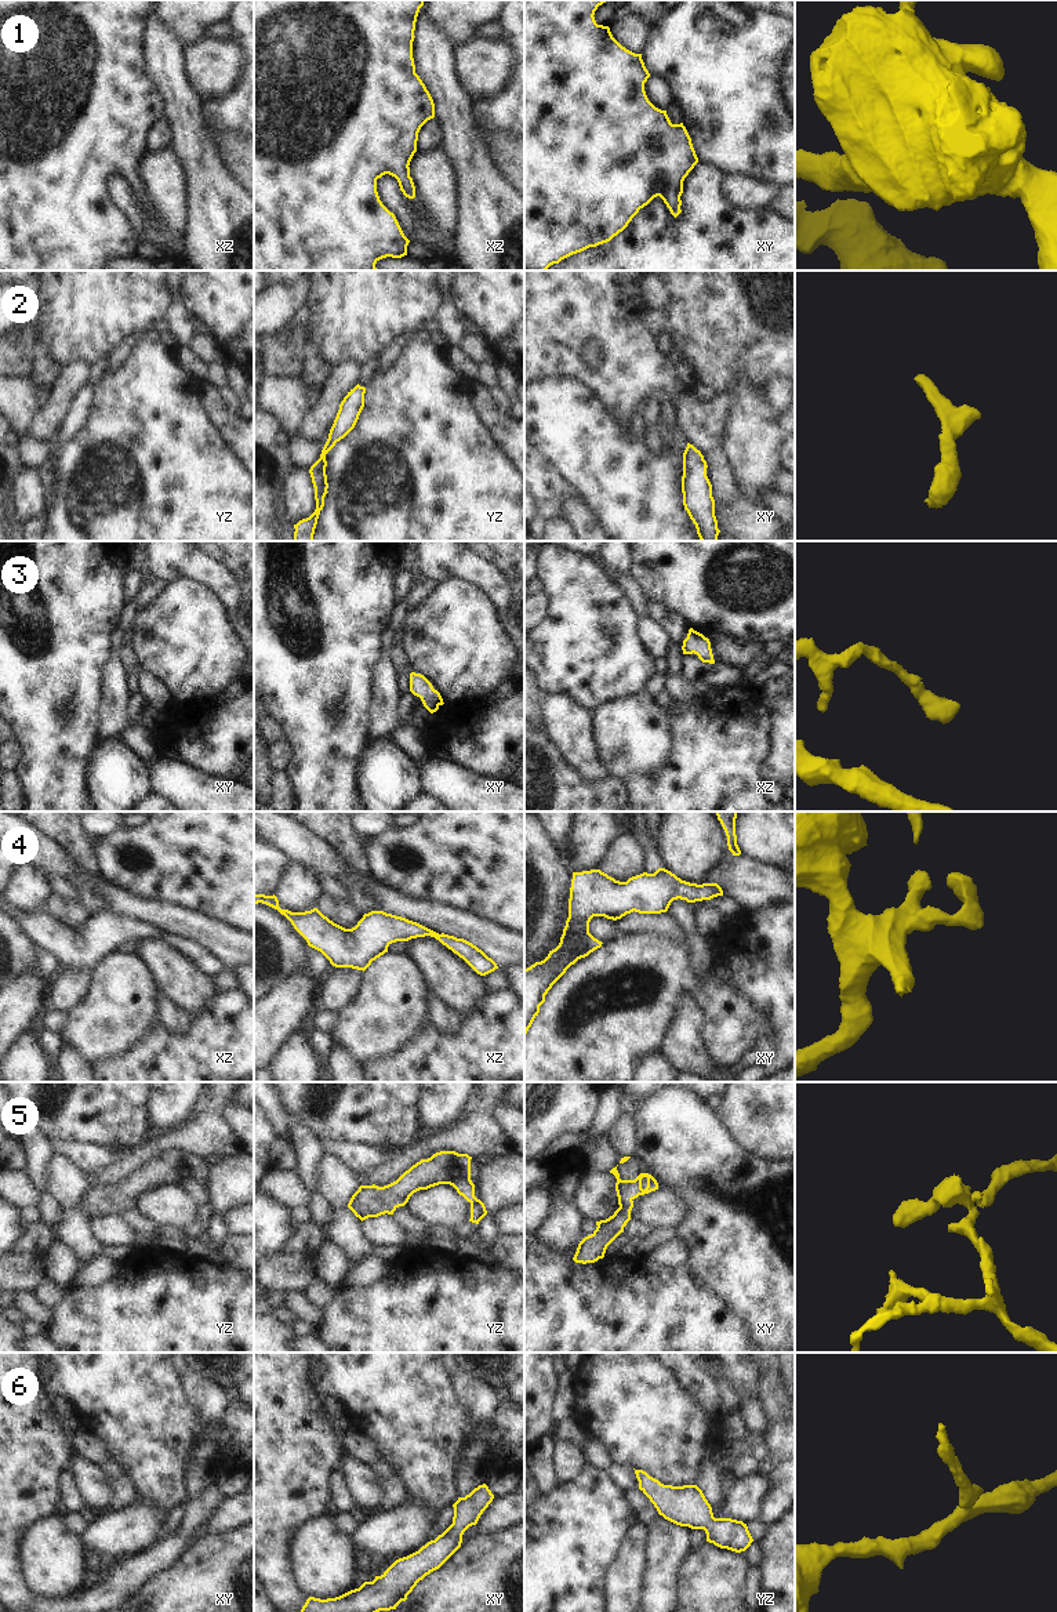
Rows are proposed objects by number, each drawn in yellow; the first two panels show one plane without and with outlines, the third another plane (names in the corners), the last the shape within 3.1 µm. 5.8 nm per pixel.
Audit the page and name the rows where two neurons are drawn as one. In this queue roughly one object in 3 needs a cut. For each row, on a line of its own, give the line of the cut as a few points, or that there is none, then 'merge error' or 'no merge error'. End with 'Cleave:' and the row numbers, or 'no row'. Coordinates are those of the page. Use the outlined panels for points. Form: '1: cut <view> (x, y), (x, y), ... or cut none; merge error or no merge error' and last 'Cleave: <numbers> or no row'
1: cut none; no merge error
2: cut none; no merge error
3: cut none; no merge error
4: cut none; no merge error
5: cut none; no merge error
6: cut none; no merge error
Cleave: no row

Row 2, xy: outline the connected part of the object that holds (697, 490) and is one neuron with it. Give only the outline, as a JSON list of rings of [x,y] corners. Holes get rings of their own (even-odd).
[[[687,443],[683,453],[683,505],[695,524],[701,541],[718,541],[720,530],[715,516],[712,484],[707,476],[707,461],[700,450]]]

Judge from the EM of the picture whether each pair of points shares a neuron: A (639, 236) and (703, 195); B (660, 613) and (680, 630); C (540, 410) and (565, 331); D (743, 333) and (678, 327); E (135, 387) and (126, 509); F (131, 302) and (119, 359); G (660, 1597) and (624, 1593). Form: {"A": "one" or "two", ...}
{"A": "one", "B": "one", "C": "two", "D": "one", "E": "one", "F": "two", "G": "two"}

